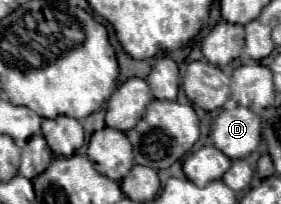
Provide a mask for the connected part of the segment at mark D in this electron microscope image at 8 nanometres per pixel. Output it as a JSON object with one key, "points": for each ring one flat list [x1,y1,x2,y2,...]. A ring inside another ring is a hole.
{"points":[[247,107,223,109,213,123,211,139,229,159,245,159,261,141,261,121]]}

